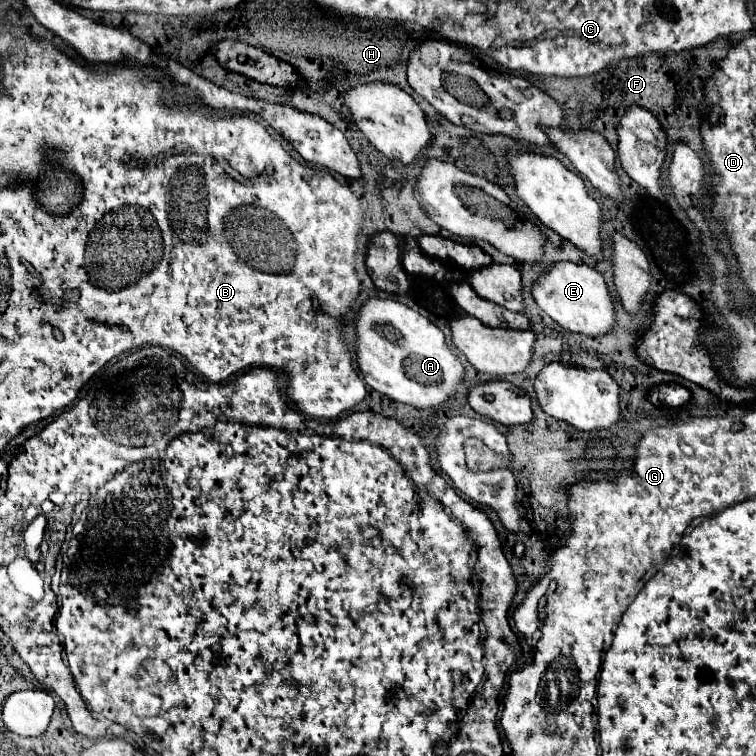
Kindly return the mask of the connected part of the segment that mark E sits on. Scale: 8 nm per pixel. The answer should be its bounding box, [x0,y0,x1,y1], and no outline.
[531,261,615,337]

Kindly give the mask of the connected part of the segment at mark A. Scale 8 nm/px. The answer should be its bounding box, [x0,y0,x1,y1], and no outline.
[355,297,463,409]

